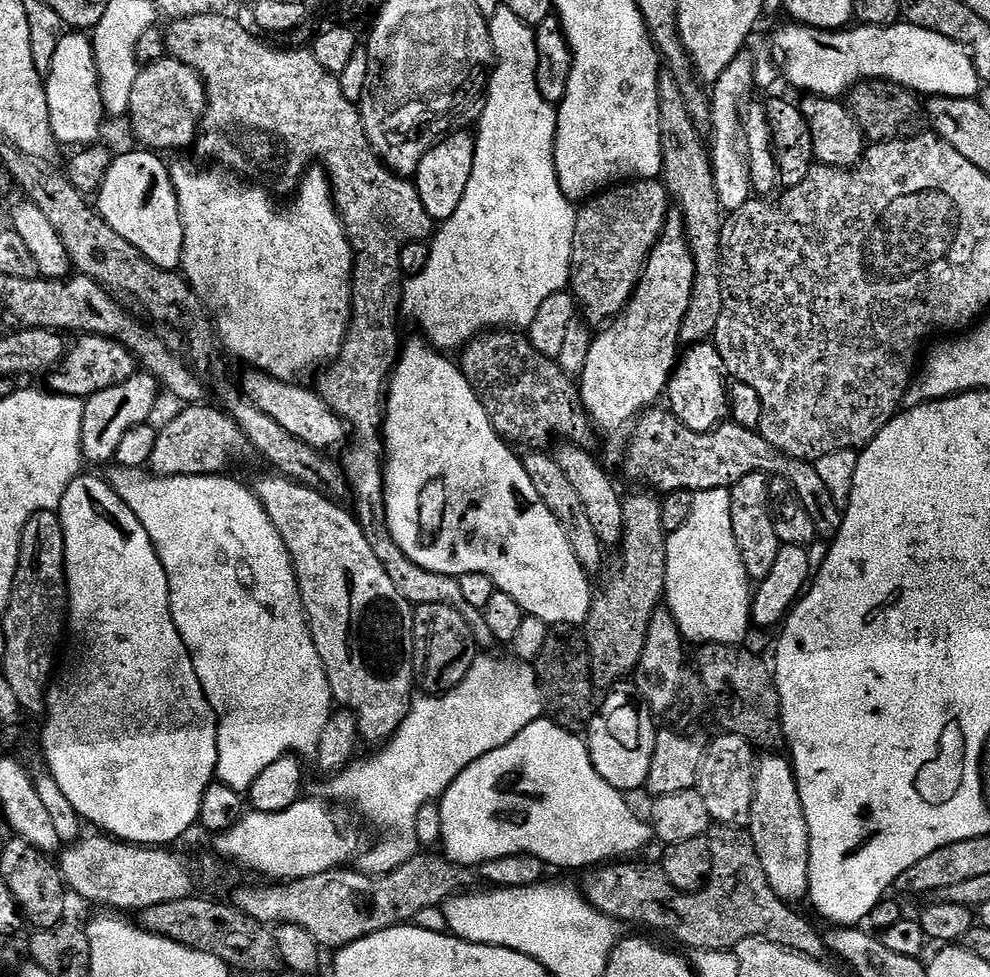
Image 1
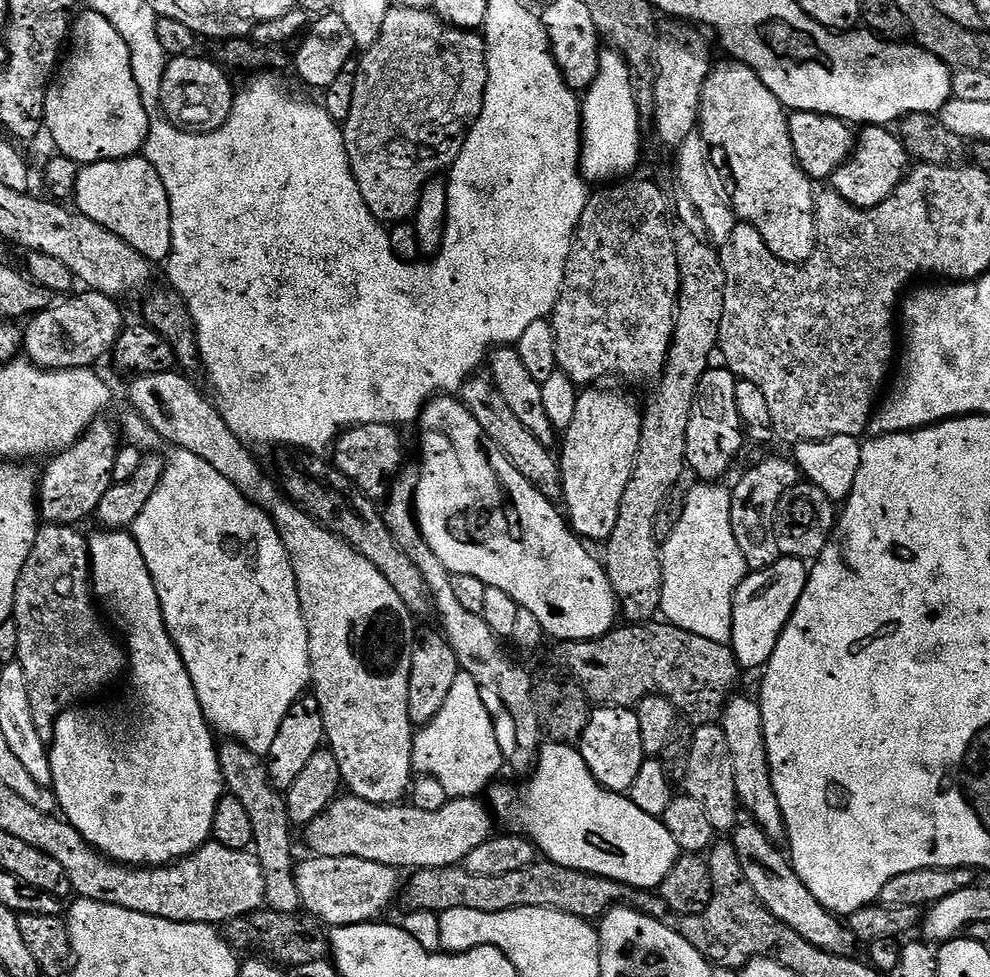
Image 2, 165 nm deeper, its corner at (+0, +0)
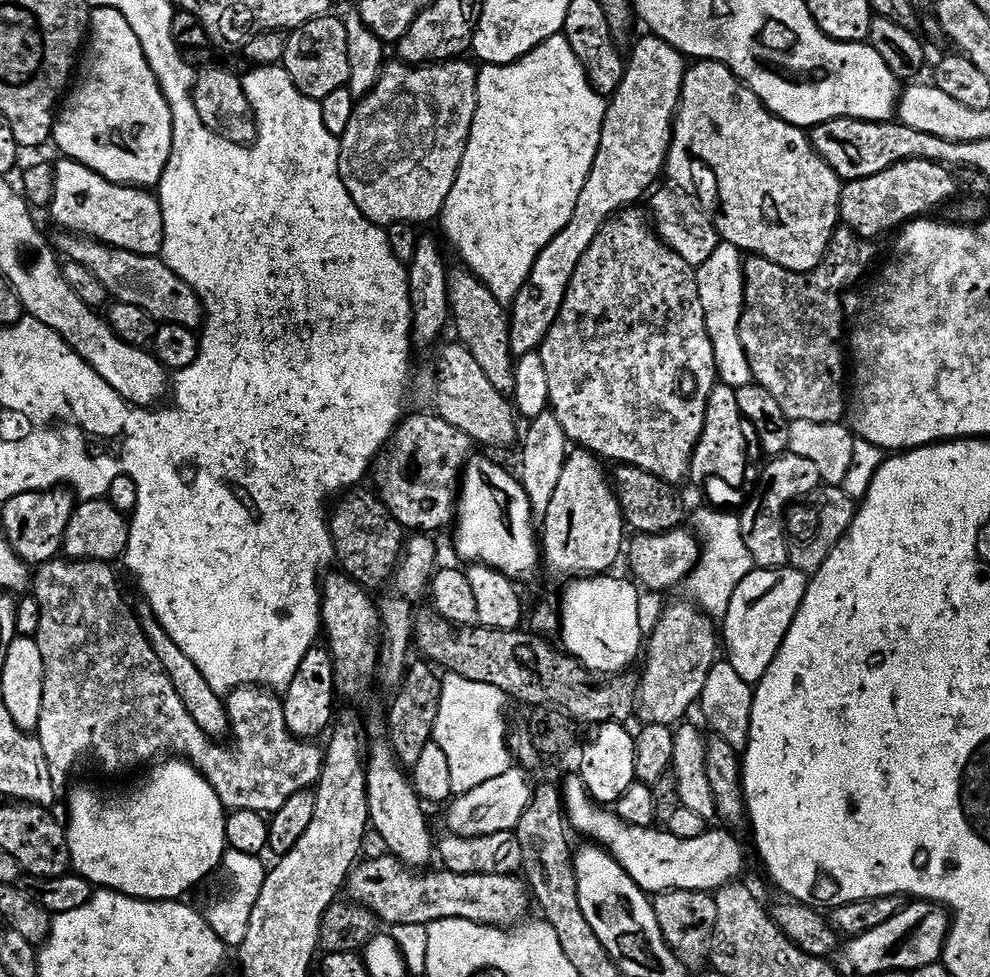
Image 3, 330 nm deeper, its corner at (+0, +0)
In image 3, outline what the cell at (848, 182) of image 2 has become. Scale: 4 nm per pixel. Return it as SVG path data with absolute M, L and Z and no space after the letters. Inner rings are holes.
M903 160L890 166L890 170L882 170L882 174L847 181L840 189L843 227L863 240L879 241L879 236L895 233L911 221L936 214L943 204L950 203L956 196L956 180L952 176L955 175L942 164L929 160Z

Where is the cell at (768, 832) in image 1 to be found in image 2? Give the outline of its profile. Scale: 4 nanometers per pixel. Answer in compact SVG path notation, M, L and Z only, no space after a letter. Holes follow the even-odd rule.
M733 695L724 706L724 714L718 721L720 729L724 731L724 741L728 747L728 752L732 756L734 766L734 786L736 787L736 798L741 809L748 811L747 815L755 824L762 829L769 838L780 842L785 839L784 815L778 806L778 794L774 794L772 785L772 771L768 765L768 755L766 754L766 738L764 737L764 727L762 726L762 710L755 699L748 696Z

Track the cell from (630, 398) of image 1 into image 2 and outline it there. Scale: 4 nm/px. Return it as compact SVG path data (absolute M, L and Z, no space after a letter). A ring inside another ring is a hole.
M592 386L579 393L578 406L574 406L574 419L568 428L563 429L560 452L558 448L558 463L564 491L562 508L572 531L585 542L607 542L610 534L614 534L614 526L618 526L618 506L622 506L626 482L630 482L630 474L636 465L640 441L641 405L636 405L630 397L623 396L620 392L603 392L602 389L600 386Z

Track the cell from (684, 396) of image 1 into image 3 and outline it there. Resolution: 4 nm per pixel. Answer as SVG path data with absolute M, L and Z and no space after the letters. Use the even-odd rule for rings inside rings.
M717 383L708 399L706 422L702 438L698 438L698 446L692 455L690 473L691 483L696 483L704 491L705 498L709 500L707 503L713 509L736 510L745 503L744 479L748 476L748 440L750 444L744 415L742 410L738 410L736 389Z

